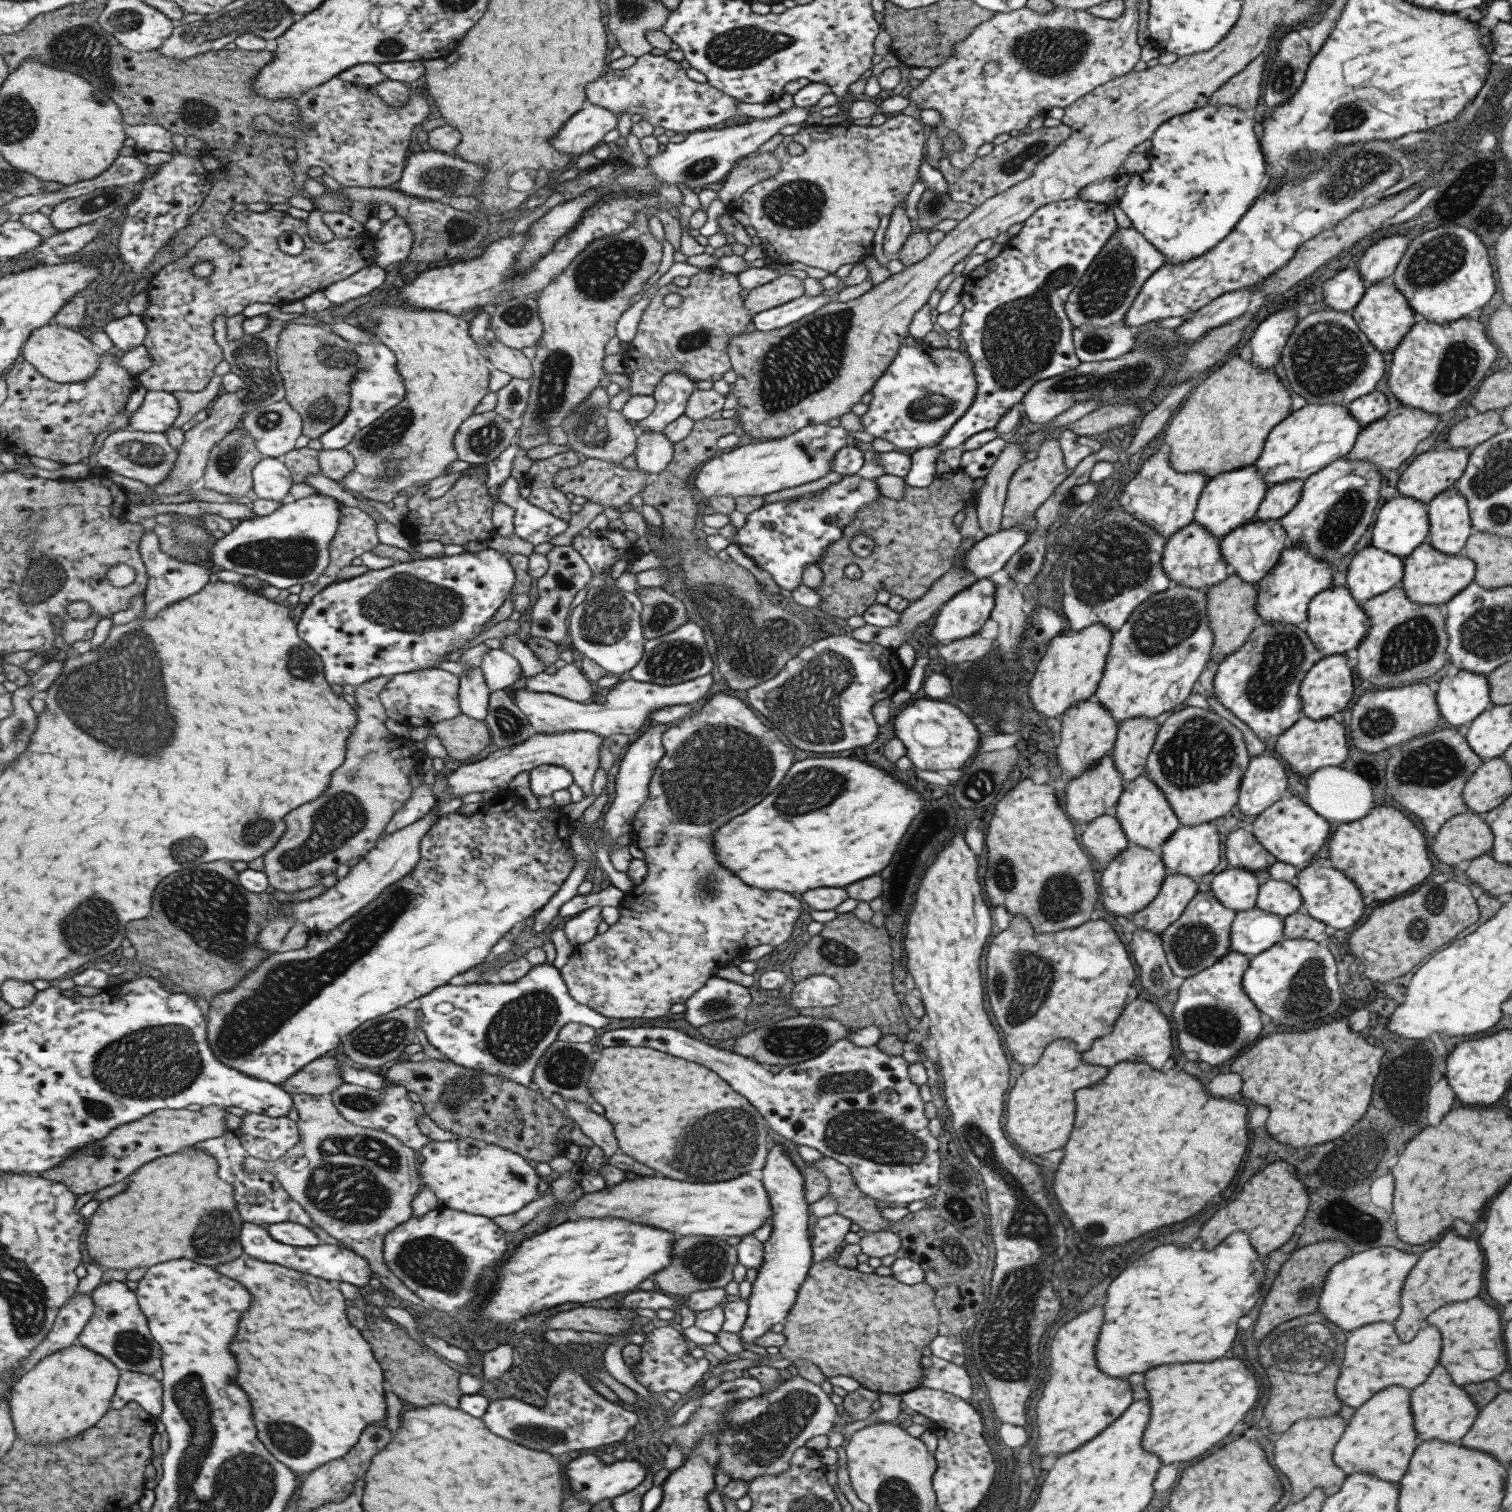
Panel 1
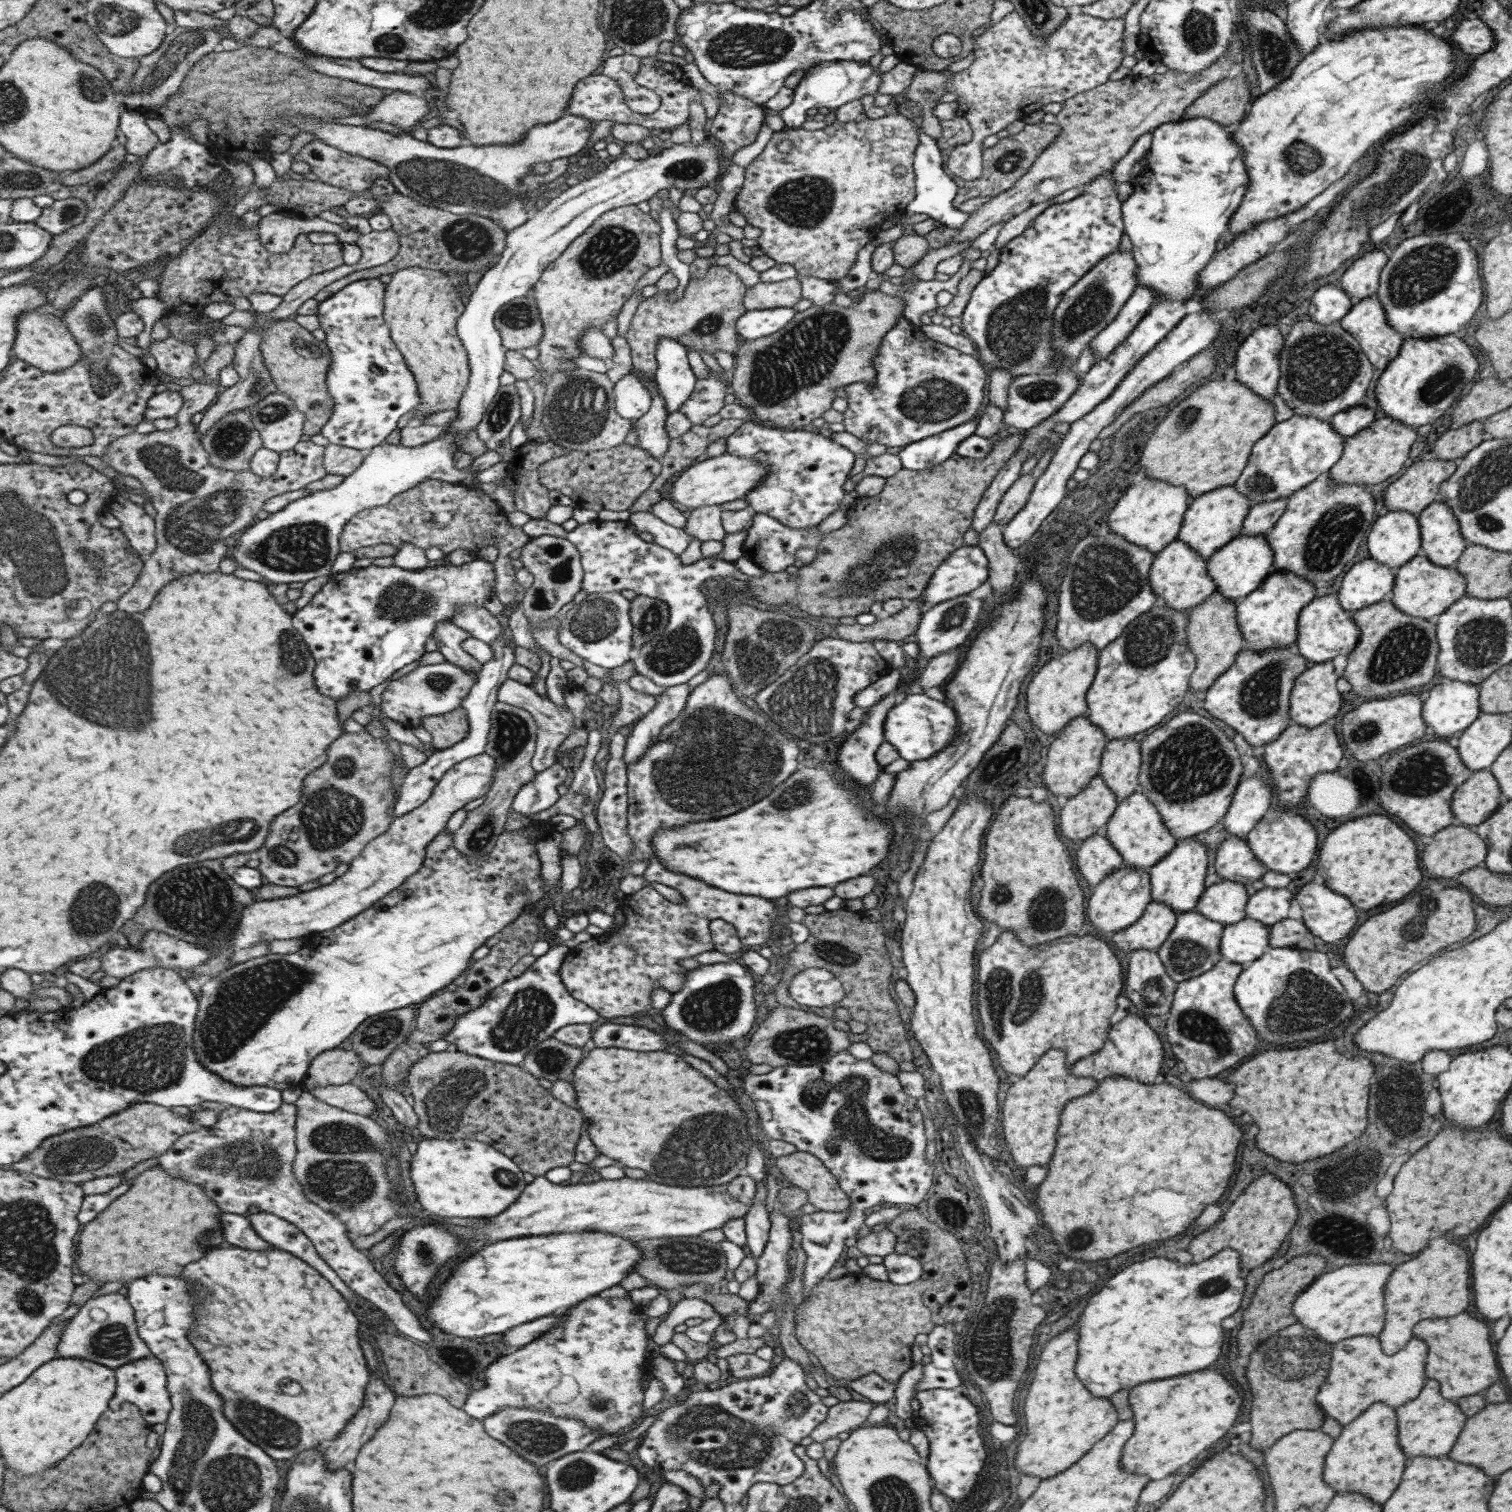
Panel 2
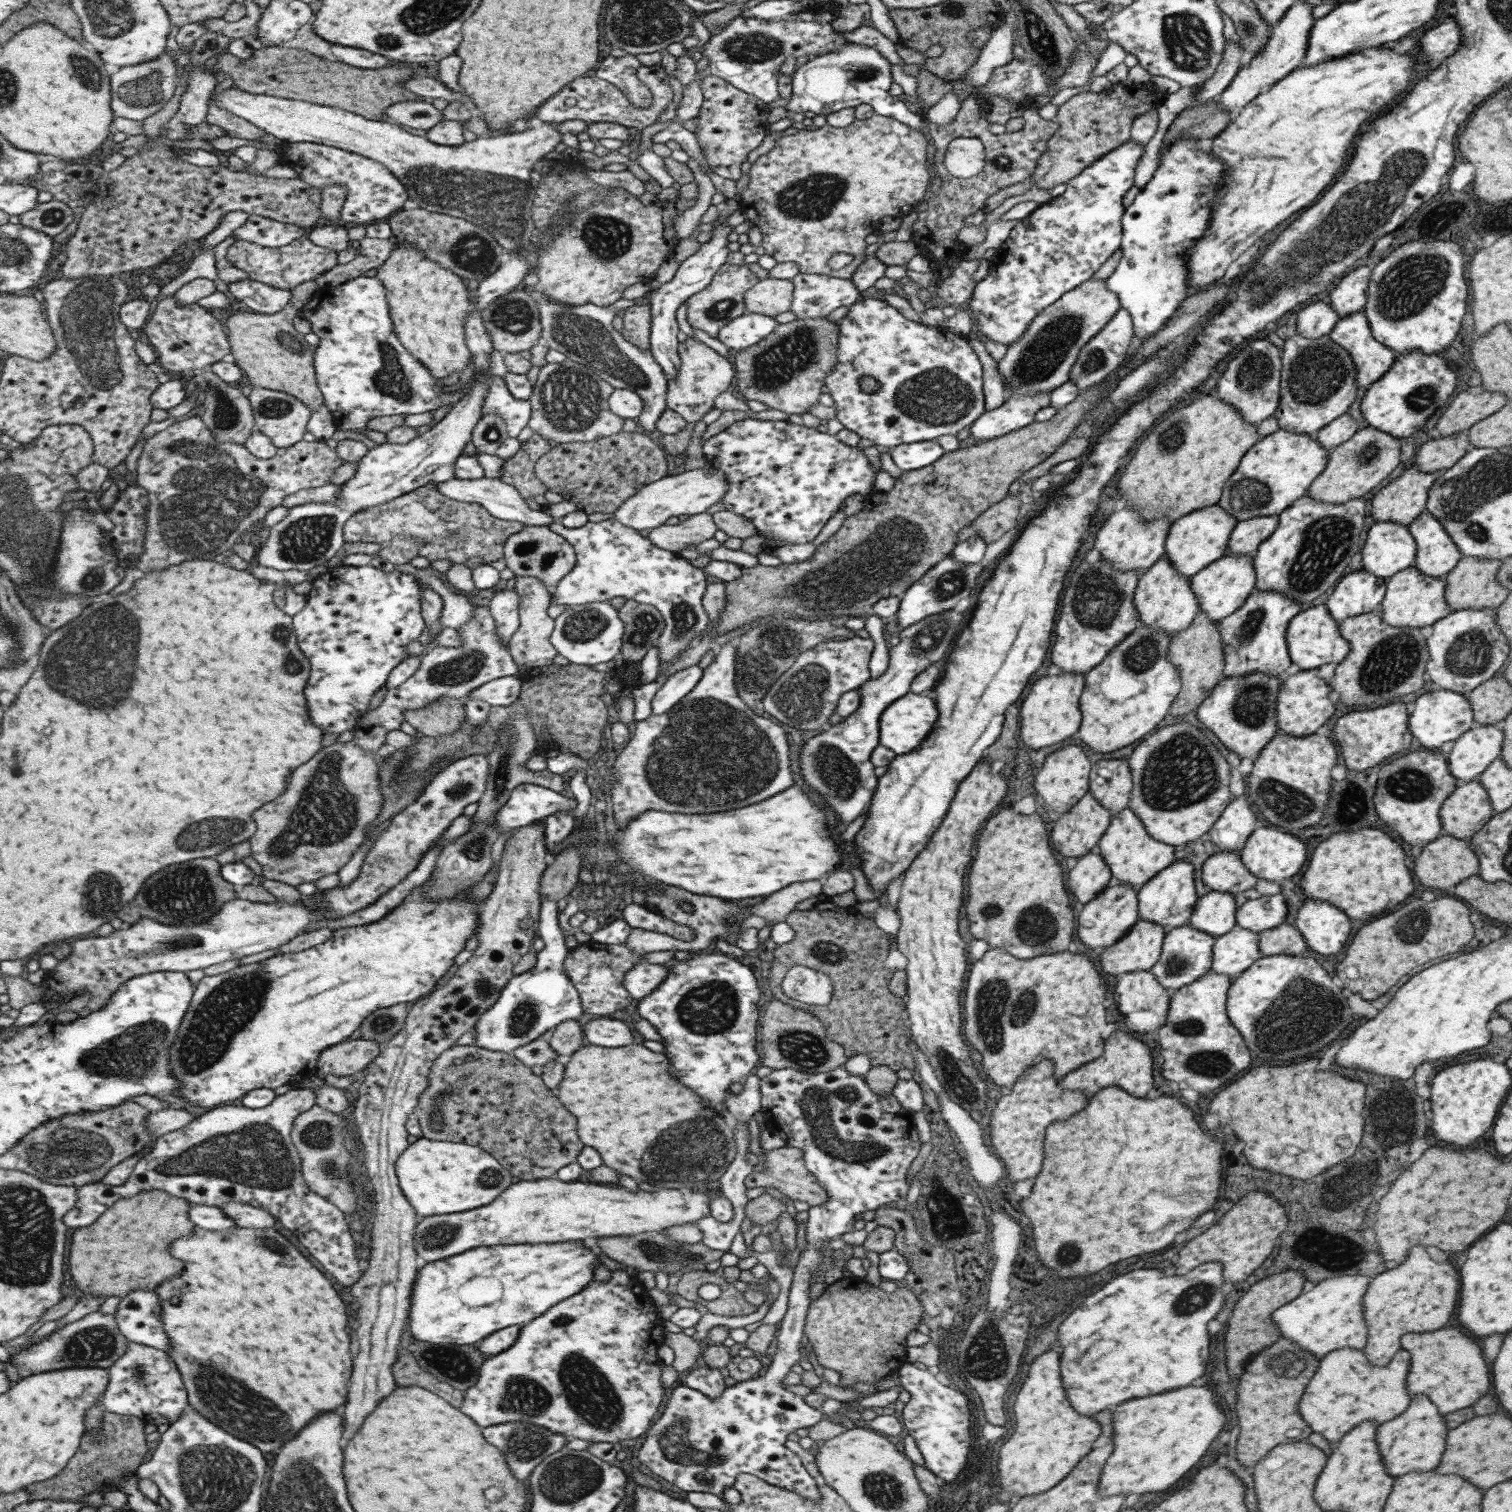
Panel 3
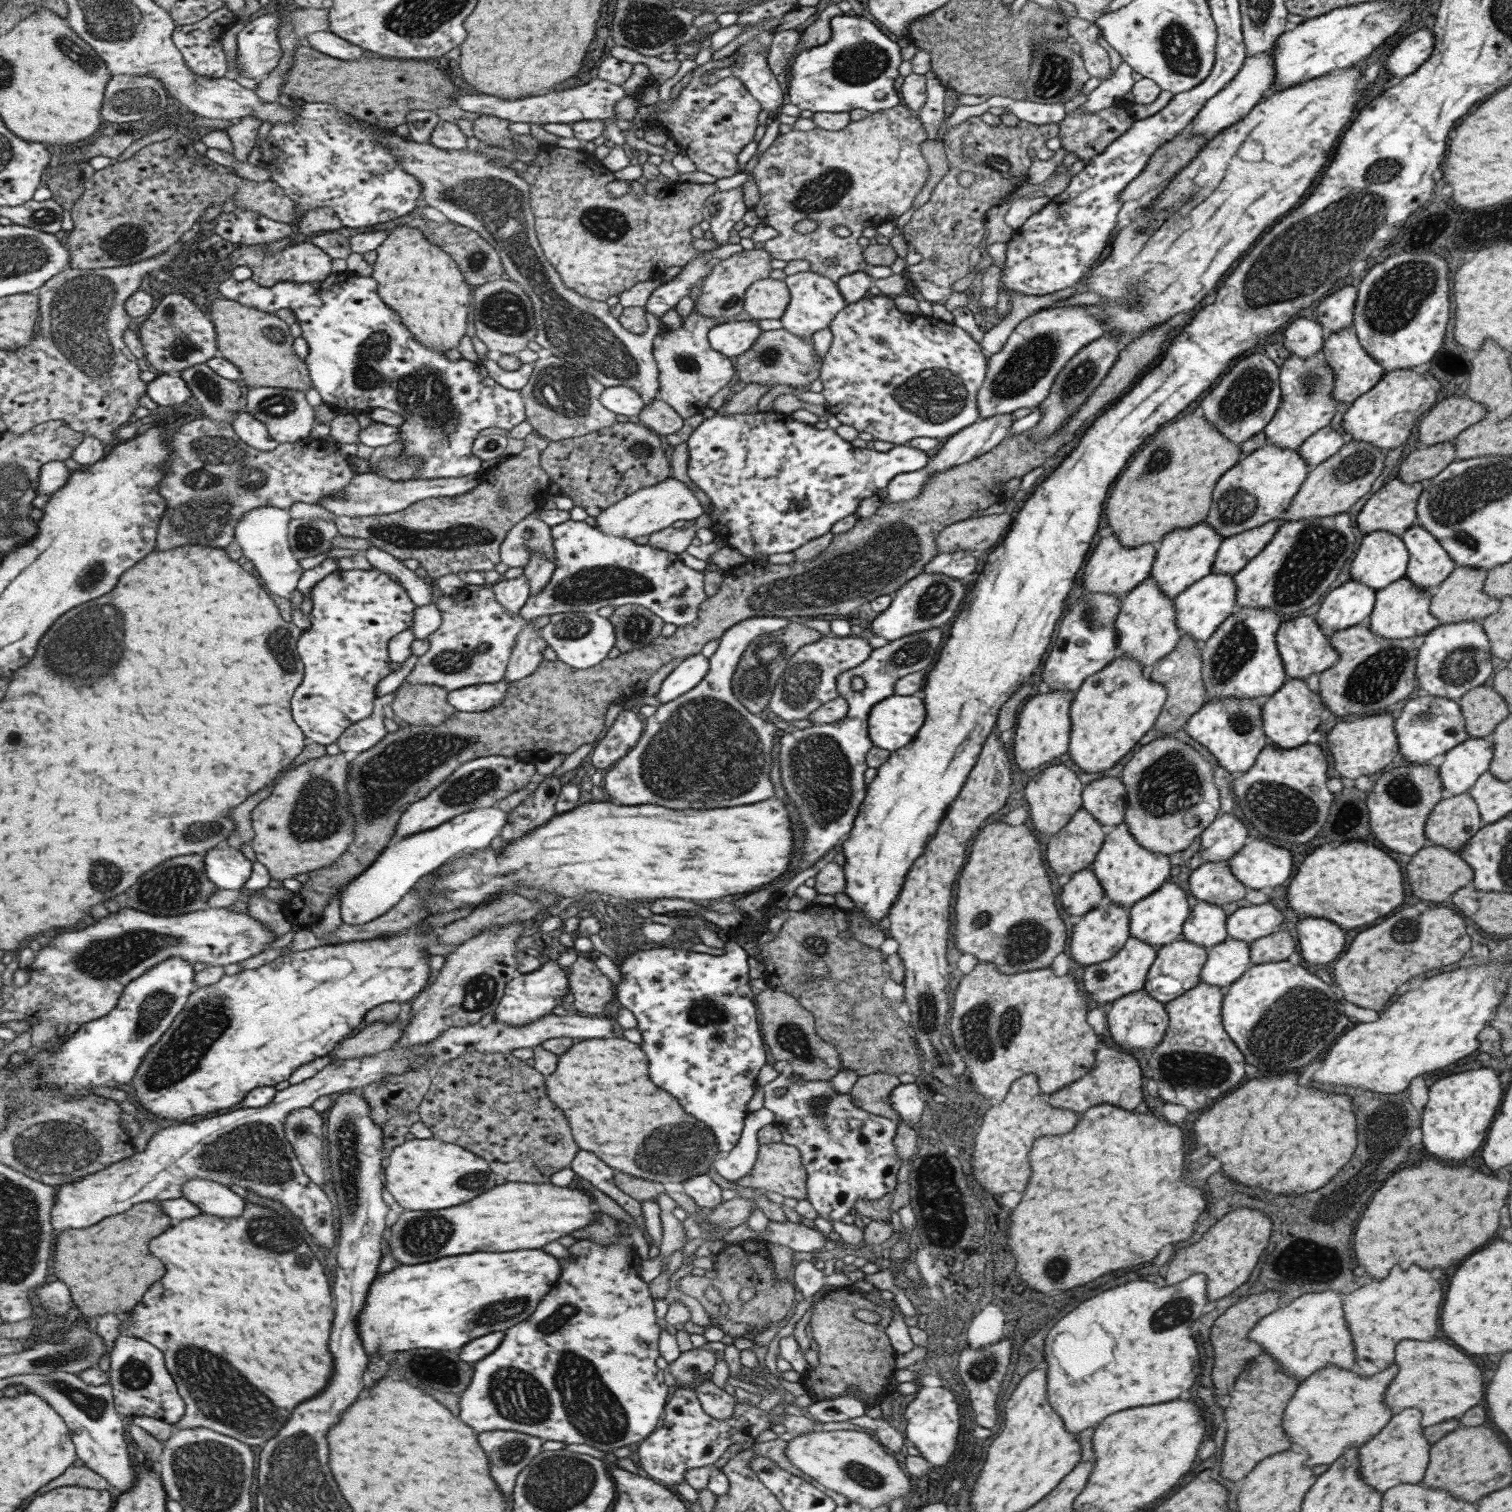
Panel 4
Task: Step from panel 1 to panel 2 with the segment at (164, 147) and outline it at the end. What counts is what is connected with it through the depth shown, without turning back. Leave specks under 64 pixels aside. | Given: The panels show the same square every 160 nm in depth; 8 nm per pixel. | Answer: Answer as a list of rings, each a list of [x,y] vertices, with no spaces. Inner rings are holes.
[[[125,109],[121,115],[120,130],[126,137],[126,150],[138,158],[147,157],[155,147],[161,144],[157,134],[147,126],[145,115],[139,112],[130,112]]]

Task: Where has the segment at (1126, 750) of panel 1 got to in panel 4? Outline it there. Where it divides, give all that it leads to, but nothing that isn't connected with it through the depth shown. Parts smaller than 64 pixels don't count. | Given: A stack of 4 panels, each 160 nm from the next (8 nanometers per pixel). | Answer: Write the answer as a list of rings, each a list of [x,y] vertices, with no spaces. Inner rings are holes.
[[[1095,779],[1082,788],[1080,797],[1082,808],[1106,830],[1122,822],[1126,798],[1121,780]]]

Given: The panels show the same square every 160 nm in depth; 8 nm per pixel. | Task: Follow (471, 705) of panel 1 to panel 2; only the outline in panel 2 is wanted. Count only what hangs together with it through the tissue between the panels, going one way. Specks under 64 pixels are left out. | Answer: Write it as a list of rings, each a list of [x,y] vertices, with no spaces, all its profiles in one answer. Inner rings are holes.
[[[443,621],[436,626],[436,643],[439,653],[444,655],[445,660],[451,661],[457,666],[463,667],[472,673],[480,670],[481,663],[463,649],[462,643],[467,638],[473,638],[467,630],[459,628],[454,622]]]

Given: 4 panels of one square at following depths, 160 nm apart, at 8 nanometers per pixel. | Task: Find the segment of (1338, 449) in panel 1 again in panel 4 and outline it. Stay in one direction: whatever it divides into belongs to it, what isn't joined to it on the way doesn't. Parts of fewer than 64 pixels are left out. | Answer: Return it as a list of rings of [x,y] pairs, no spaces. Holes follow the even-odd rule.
[[[1266,442],[1265,446],[1249,455],[1241,456],[1219,477],[1211,493],[1211,506],[1205,520],[1221,539],[1225,539],[1265,522],[1280,519],[1309,471],[1309,466],[1296,450]]]

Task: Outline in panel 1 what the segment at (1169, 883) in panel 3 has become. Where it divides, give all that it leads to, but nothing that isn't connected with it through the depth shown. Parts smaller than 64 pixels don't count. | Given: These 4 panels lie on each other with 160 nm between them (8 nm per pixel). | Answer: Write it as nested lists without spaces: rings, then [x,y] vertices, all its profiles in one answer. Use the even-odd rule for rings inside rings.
[[[1202,822],[1193,826],[1183,824],[1159,846],[1159,851],[1166,875],[1184,874],[1199,884],[1201,878],[1217,866],[1219,854],[1221,854],[1221,841],[1213,822]]]

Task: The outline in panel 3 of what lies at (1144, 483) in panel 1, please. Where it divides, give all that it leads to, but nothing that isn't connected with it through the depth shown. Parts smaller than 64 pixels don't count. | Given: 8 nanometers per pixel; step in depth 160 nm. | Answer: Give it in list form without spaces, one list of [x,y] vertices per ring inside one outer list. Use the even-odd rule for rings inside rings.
[[[1124,506],[1122,510],[1105,519],[1097,532],[1093,548],[1099,553],[1101,561],[1109,563],[1115,571],[1137,571],[1141,576],[1164,556],[1164,542],[1169,526],[1171,521],[1165,517],[1145,521],[1143,514],[1139,515],[1139,511]]]

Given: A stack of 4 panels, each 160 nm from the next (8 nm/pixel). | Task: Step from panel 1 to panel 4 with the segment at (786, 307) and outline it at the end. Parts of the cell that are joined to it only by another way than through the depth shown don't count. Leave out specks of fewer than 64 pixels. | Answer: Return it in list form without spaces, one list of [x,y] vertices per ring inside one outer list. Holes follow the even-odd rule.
[[[729,320],[707,333],[709,346],[723,356],[739,356],[756,341],[761,332],[752,320]]]

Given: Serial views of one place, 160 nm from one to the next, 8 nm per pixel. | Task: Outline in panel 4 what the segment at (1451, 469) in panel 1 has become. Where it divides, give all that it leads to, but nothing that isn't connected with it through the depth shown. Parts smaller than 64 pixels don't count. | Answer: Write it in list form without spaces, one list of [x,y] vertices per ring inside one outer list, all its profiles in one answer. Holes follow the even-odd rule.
[[[1397,477],[1389,478],[1359,510],[1359,514],[1355,518],[1355,526],[1359,529],[1359,532],[1367,535],[1373,531],[1385,531],[1397,536],[1405,533],[1405,530],[1413,526],[1416,521],[1415,506],[1424,484],[1424,482],[1409,484],[1401,482]]]

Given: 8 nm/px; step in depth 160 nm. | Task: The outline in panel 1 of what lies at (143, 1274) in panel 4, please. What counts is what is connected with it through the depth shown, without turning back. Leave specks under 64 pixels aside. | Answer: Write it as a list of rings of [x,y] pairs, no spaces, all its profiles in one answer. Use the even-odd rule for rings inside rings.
[[[192,1147],[144,1164],[126,1180],[128,1186],[133,1184],[127,1192],[117,1193],[107,1202],[103,1200],[97,1214],[90,1217],[85,1244],[91,1262],[102,1269],[128,1271],[133,1268],[148,1269],[177,1258],[214,1267],[219,1262],[223,1264],[241,1257],[245,1253],[240,1239],[245,1220],[236,1205],[236,1187],[220,1177],[219,1168],[219,1162],[212,1154]]]

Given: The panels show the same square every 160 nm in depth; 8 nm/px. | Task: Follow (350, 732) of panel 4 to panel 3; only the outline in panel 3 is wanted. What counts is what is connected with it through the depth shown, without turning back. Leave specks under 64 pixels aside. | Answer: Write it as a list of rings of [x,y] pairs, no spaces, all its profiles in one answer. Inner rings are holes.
[[[487,604],[476,606],[474,619],[458,630],[463,644],[453,648],[435,647],[426,654],[413,675],[398,687],[388,689],[381,704],[362,717],[355,728],[353,742],[365,750],[377,751],[387,742],[389,730],[399,730],[401,722],[406,721],[406,710],[425,709],[441,697],[465,699],[486,682],[520,674],[511,654],[500,644],[500,636],[496,634],[496,622]]]

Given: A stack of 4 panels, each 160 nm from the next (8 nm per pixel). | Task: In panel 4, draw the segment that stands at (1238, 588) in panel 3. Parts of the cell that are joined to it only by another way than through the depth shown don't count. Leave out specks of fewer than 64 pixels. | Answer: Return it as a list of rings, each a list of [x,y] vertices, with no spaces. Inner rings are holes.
[[[1209,574],[1188,586],[1183,592],[1172,598],[1175,626],[1179,632],[1191,635],[1199,644],[1207,641],[1215,632],[1217,626],[1228,616],[1237,611],[1236,586],[1232,581],[1233,575]]]

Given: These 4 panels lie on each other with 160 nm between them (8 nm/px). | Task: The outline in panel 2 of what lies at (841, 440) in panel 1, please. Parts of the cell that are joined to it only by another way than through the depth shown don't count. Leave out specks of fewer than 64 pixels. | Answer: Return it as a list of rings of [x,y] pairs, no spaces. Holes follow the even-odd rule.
[[[722,453],[700,462],[693,462],[662,494],[683,512],[697,509],[701,506],[720,505],[744,496],[766,475],[766,466],[754,458],[741,457],[736,454]]]

